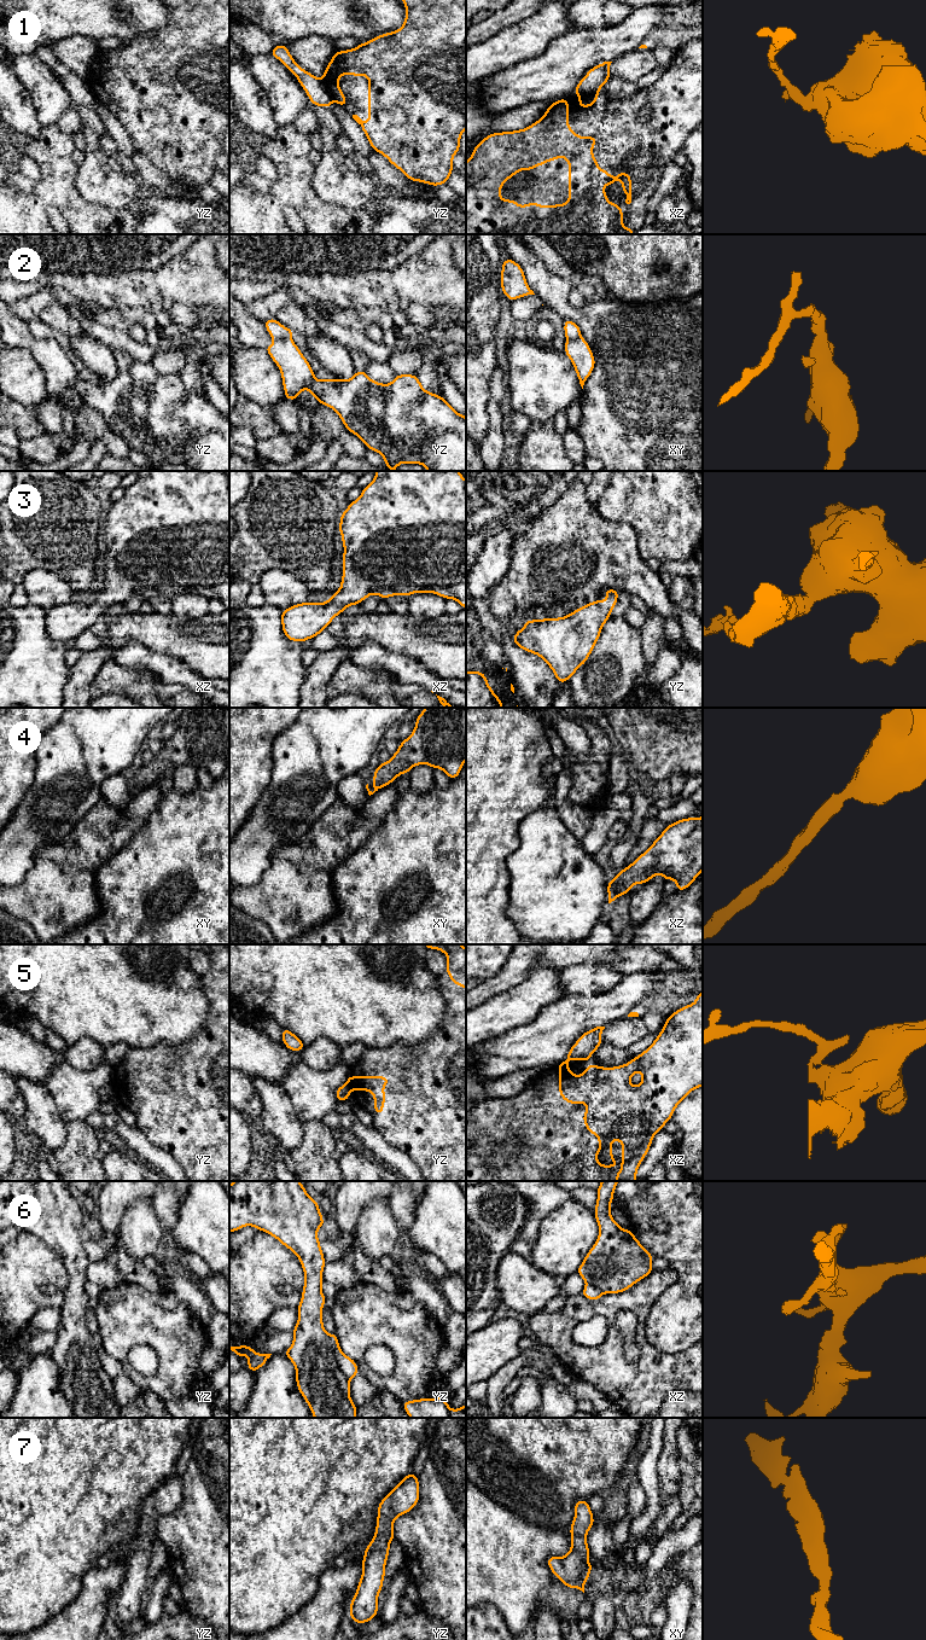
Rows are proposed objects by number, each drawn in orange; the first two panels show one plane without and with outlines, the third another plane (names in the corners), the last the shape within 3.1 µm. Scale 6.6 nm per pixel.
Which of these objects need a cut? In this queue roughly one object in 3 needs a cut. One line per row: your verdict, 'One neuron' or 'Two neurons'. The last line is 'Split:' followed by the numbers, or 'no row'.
1: Two neurons
2: Two neurons
3: One neuron
4: One neuron
5: Two neurons
6: Two neurons
7: One neuron
Split: 1, 2, 5, 6

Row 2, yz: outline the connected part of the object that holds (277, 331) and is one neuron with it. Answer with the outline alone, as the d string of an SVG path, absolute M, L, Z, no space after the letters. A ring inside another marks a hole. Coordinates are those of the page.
M275 318L263 321L263 324L273 339L292 337L293 330L285 327Z

